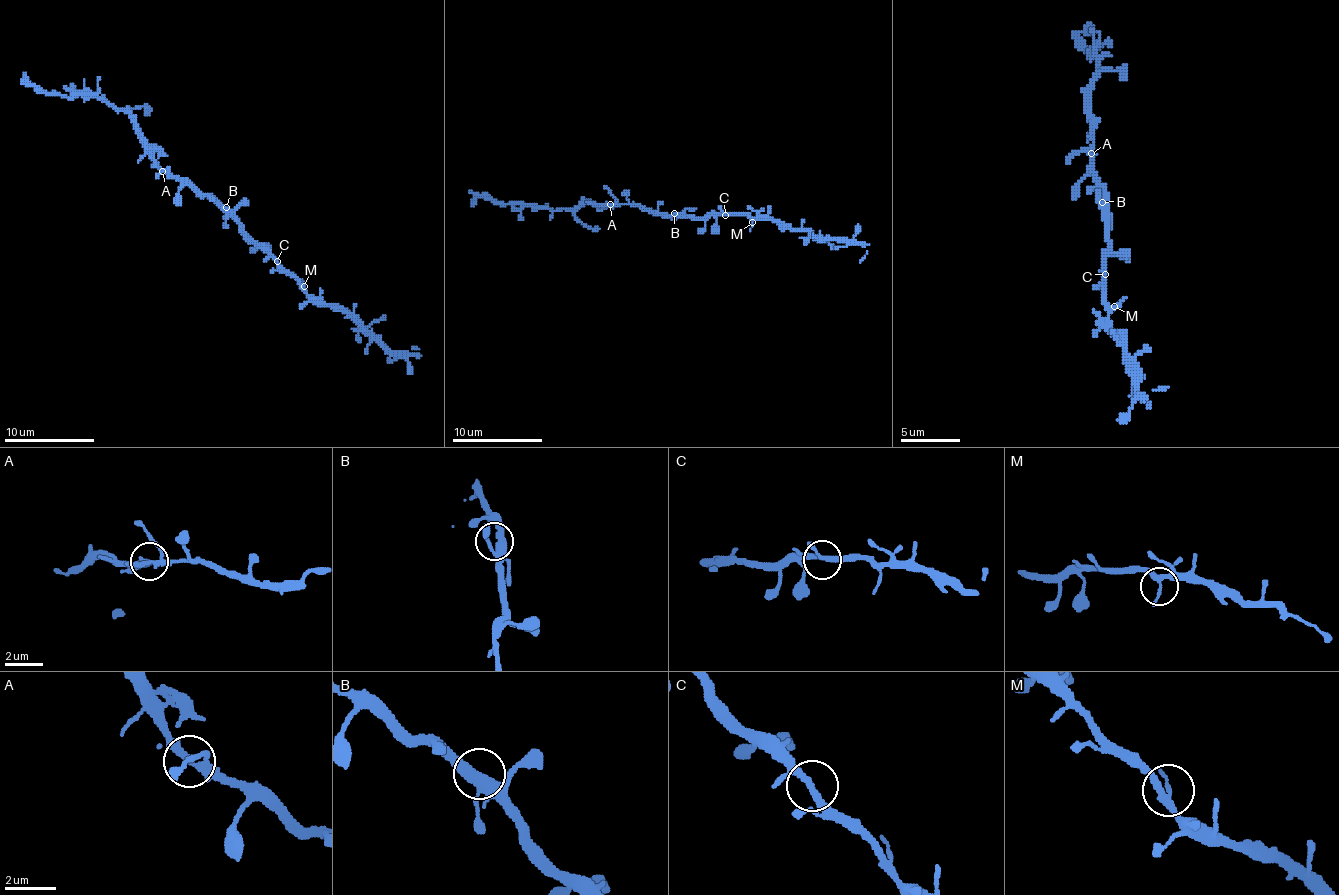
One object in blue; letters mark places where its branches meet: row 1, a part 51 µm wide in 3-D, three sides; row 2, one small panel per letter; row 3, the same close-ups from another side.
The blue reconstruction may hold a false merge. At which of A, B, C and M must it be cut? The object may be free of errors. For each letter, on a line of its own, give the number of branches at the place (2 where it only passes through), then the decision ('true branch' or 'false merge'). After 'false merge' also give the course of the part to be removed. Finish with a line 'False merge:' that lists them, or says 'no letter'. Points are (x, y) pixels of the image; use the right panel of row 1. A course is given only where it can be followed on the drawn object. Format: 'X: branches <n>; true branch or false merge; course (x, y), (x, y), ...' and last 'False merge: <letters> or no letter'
A: branches 4; true branch
B: branches 4; true branch
C: branches 4; true branch
M: branches 3; true branch
False merge: no letter

